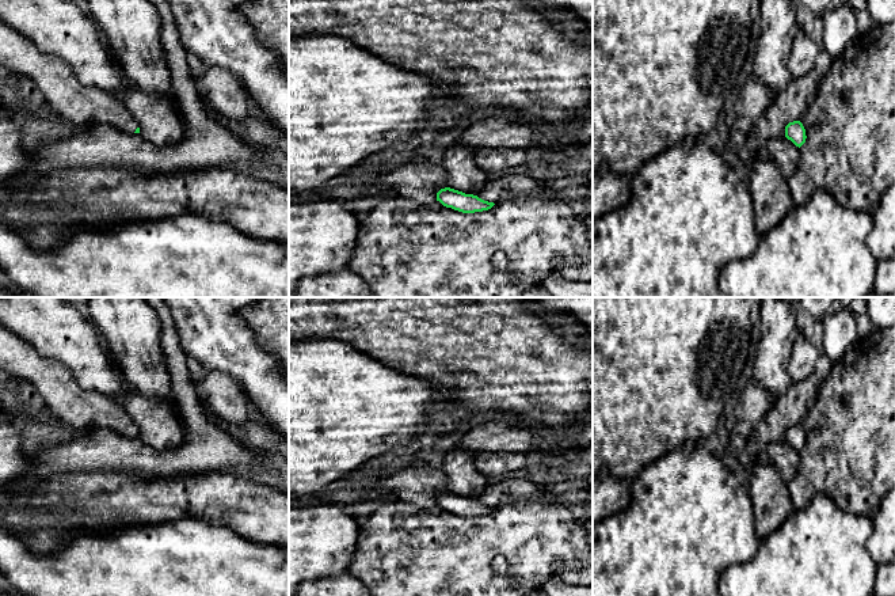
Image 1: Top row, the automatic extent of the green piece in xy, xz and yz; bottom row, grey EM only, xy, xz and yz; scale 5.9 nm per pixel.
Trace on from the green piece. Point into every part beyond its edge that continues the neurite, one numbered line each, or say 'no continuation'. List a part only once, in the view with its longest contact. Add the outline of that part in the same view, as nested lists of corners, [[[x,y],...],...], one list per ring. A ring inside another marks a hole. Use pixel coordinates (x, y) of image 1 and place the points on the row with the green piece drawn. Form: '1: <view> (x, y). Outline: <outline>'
1: xy (80, 105). Outline: [[[0,20],[0,65],[28,76],[53,109],[71,125],[108,124],[134,133],[137,121],[119,96],[81,84],[61,60],[41,53],[30,39]]]

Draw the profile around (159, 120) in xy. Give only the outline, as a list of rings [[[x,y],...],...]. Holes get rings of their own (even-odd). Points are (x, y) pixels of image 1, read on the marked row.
[[[129,81],[118,95],[140,128],[140,136],[157,147],[174,147],[184,134],[180,110],[172,100],[152,95]]]

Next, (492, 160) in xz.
[[[480,148],[475,152],[475,162],[490,176],[498,175],[502,170],[523,166],[526,151],[522,148]]]

